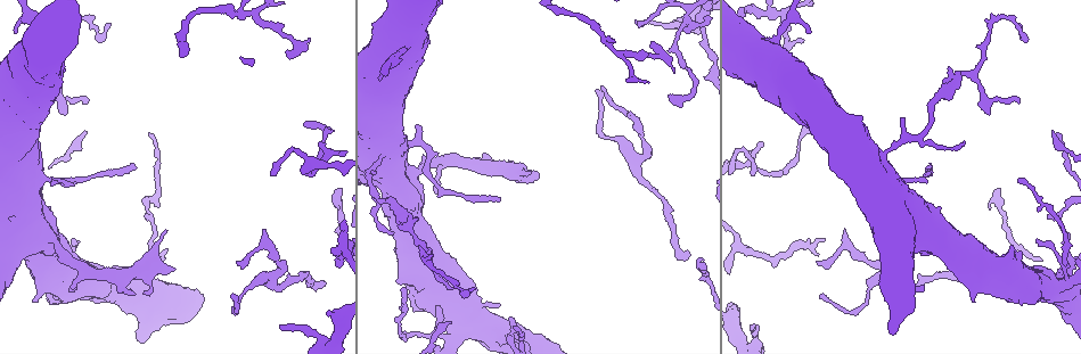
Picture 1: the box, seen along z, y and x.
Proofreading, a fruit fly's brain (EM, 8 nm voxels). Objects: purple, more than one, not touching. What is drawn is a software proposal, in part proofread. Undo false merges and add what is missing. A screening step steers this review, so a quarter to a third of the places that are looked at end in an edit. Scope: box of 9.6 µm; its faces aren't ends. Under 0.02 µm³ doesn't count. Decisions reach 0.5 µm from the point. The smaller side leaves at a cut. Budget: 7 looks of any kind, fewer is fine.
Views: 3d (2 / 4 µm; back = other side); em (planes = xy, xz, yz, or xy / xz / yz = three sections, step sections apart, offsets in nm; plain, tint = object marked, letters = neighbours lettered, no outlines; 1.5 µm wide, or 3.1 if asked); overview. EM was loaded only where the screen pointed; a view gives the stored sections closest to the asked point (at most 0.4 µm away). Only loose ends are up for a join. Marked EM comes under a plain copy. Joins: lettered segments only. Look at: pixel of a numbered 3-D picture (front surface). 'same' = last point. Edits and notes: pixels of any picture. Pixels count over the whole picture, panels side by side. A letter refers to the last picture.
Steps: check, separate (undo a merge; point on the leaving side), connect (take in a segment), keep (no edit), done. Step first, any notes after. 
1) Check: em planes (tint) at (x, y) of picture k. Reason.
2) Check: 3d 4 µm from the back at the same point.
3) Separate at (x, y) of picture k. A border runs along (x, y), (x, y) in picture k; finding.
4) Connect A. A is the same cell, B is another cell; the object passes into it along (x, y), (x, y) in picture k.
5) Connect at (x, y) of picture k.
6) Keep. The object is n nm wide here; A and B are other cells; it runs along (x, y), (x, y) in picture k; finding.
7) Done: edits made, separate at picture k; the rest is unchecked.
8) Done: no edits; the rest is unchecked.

Check: em planes (letters) at (434, 192) of picture 1. Thin end.

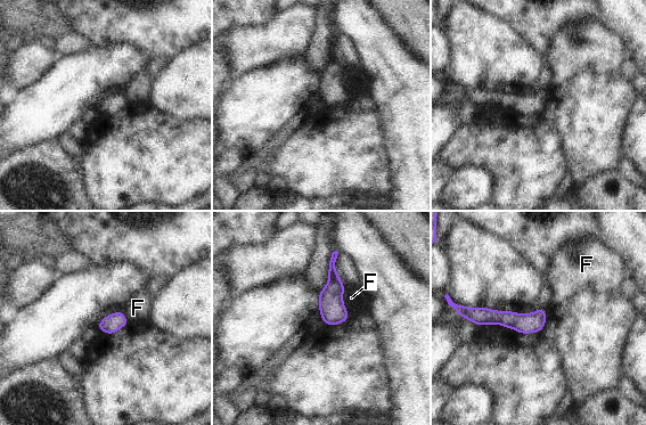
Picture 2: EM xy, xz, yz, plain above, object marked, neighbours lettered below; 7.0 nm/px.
Keep. The object is 140 nm wide here; F is another cell; it runs along (473, 312), (513, 320), (542, 320) in picture 2; no lettered segment goes on from it.

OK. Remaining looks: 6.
Check: 3d 4 µm at (513, 326) of picture 1. Thin end.

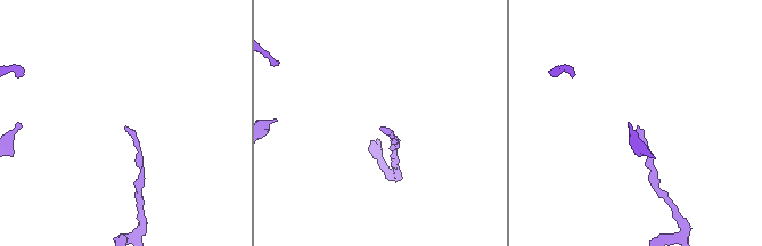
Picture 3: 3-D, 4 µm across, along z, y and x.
Check: em xz step 4 (letters) at (380, 127) of picture 3. Need the tissue.

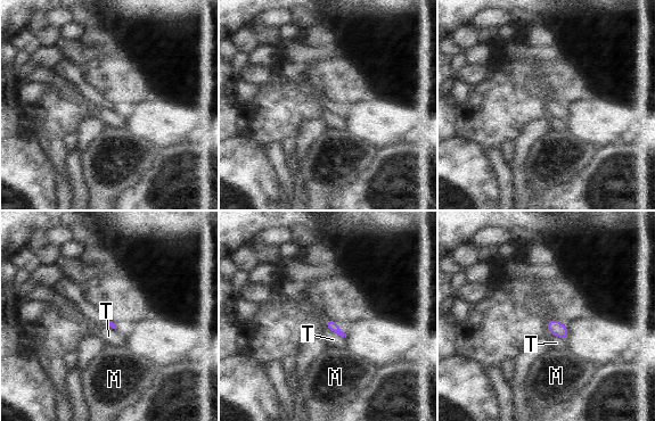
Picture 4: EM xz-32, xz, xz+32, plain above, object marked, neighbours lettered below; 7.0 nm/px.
Keep. M and T are other cells; a border runs along (325, 327), (345, 338) in picture 4; none of them fits.

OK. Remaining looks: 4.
Check: em yz step 8 (tint) at (105, 32) of picture 1. Tapers out.

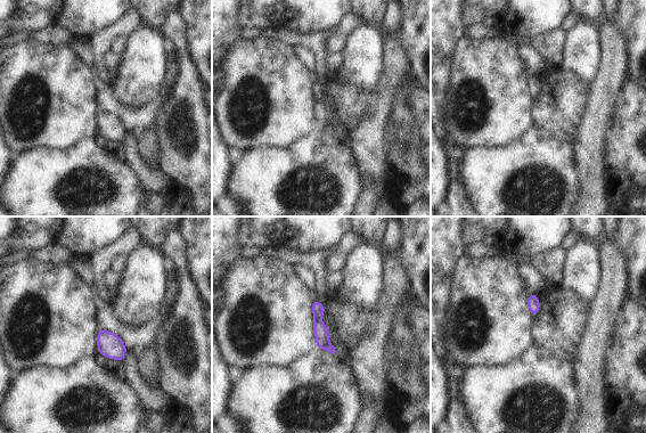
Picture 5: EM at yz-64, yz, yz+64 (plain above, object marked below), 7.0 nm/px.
Check: em planes (letters) at the same point. Cut it another way.

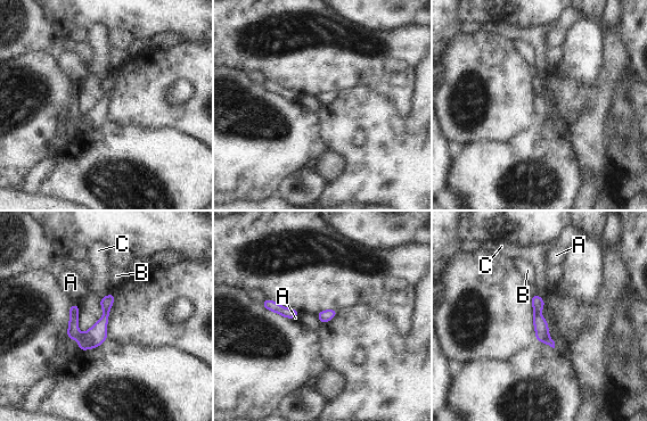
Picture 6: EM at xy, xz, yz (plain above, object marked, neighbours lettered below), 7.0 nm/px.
Keep. A, B and C are other cells; it runs along (111, 297), (89, 336), (70, 336) in picture 6; no lettered segment goes on from it.

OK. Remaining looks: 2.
Done: no edits; the rest is unchecked.

